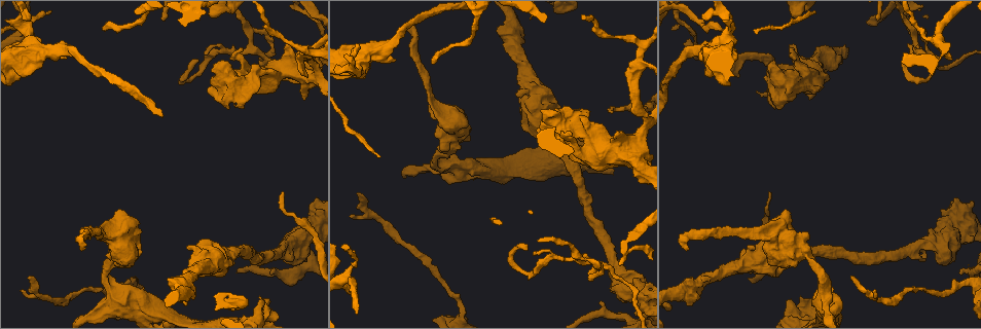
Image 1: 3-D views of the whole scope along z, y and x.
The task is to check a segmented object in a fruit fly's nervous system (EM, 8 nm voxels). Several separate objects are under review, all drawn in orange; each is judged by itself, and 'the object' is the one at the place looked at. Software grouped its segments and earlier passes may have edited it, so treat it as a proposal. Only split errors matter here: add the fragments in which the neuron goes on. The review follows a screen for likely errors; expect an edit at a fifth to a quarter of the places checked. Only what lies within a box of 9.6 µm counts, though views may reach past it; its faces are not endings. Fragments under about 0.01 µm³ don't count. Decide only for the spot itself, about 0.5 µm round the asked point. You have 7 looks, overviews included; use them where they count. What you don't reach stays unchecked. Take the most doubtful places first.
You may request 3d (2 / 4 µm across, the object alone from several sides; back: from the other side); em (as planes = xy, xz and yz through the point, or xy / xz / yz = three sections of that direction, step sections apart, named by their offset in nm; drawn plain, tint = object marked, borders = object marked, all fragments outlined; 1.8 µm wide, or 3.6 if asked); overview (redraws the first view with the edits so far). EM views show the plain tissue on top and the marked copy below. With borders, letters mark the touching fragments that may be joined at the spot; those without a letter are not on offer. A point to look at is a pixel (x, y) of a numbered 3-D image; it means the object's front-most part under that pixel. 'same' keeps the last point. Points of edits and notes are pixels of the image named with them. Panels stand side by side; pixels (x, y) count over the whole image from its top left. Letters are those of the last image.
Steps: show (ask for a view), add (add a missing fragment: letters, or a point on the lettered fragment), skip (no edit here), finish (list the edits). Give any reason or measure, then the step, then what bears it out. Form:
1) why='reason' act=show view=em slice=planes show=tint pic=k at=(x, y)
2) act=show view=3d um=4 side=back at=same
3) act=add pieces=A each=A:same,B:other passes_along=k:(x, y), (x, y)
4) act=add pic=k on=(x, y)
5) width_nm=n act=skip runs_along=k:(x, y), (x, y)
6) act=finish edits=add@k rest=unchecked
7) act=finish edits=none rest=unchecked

why='calibre changes' act=show view=3d um=4 side=back pic=1 at=(727, 42)

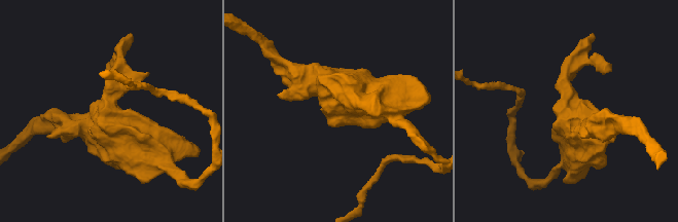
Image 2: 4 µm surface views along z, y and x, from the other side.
why='need the tissue' act=show view=em um=3.6 slice=planes show=tint pic=2 at=(110, 110)

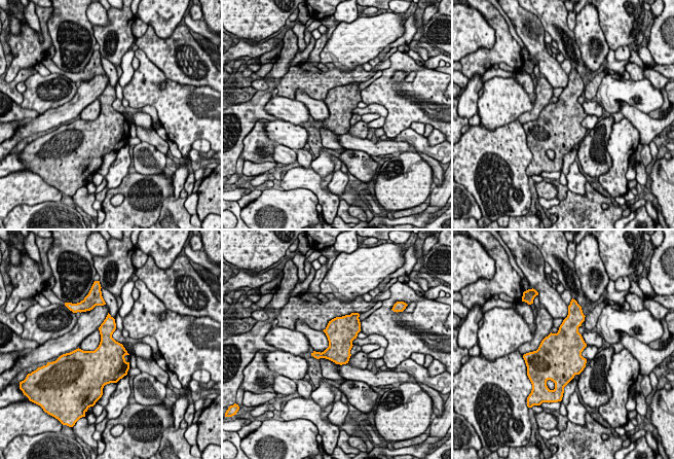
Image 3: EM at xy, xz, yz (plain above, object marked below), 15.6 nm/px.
why='what lies round it' act=show view=em um=3.6 slice=planes show=borders at=same

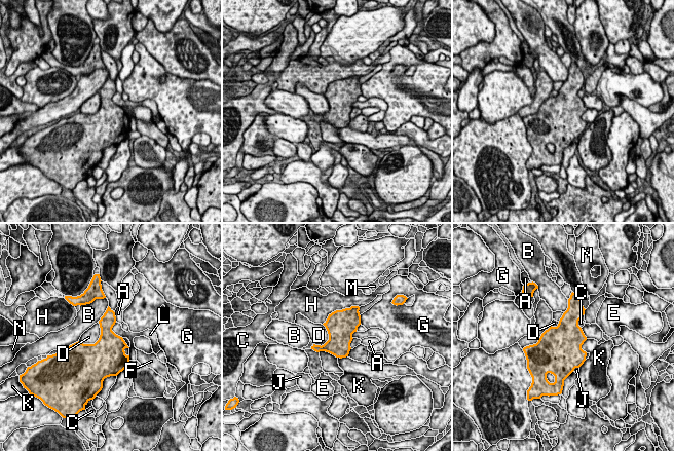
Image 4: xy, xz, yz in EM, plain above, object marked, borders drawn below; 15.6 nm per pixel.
longest_contact=H:550nm act=skip each=A:other,B:other,C:other,D:other,E:other,F:other,G:other,H:other,J:other,K:other,L:other,M:other,N:other border=4:(100, 324), (94, 343), (78, 341) found='no lettered fragment goes on from it'

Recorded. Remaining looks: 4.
why='tapers out' act=show view=3d um=2 pic=1 at=(771, 192)

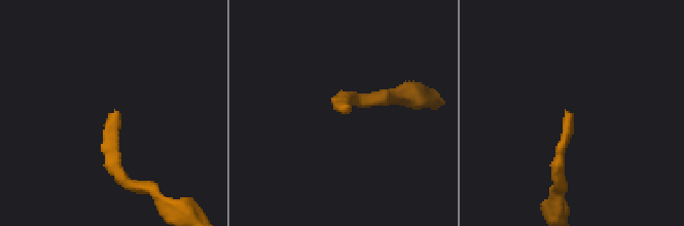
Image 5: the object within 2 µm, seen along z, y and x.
why='shape alone is not enough' act=show view=em slice=xy step=8 show=tint pic=5 at=(349, 110)

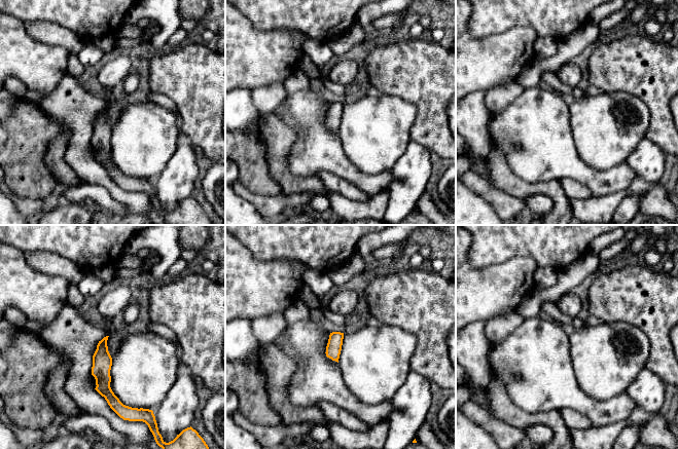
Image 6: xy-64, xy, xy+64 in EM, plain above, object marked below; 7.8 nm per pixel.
why='another direction' act=show view=em slice=planes show=borders at=same

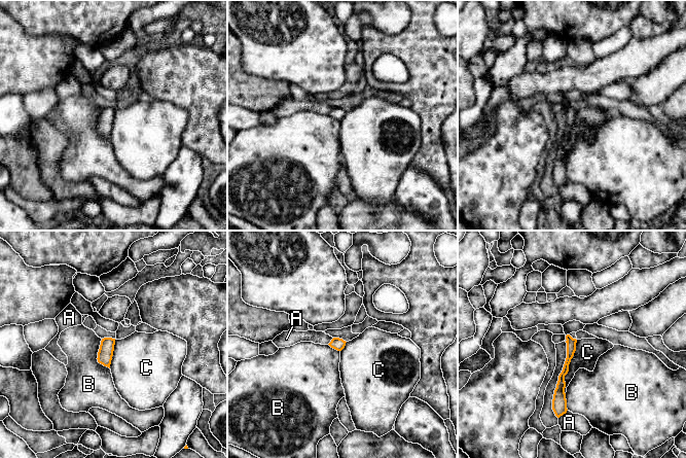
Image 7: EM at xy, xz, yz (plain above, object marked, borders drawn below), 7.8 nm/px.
width_nm=80 longest_contact=C:440nm act=skip each=A:other,B:other,C:other found='none of them fits'

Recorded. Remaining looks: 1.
act=show view=em slice=planes show=borders pic=1 at=(875, 289)

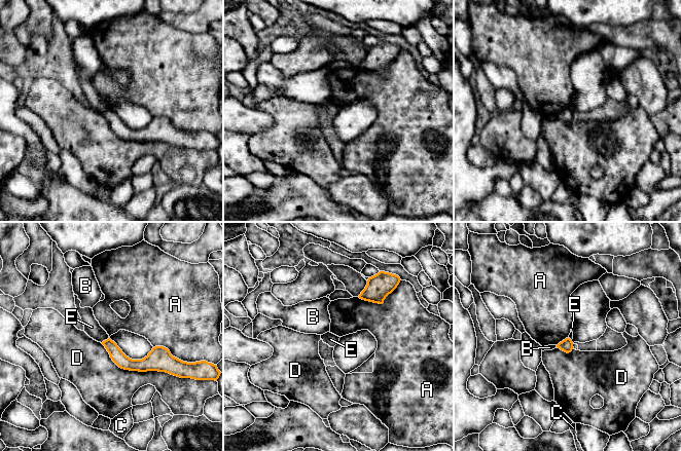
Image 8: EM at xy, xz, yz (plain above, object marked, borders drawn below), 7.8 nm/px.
longest_contact=D:600nm act=skip each=A:other,B:other,C:other,D:other,E:other border=8:(109, 337), (101, 342) found='no lettered fragment goes on from it'

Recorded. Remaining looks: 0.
act=finish edits=none rest=unchecked

